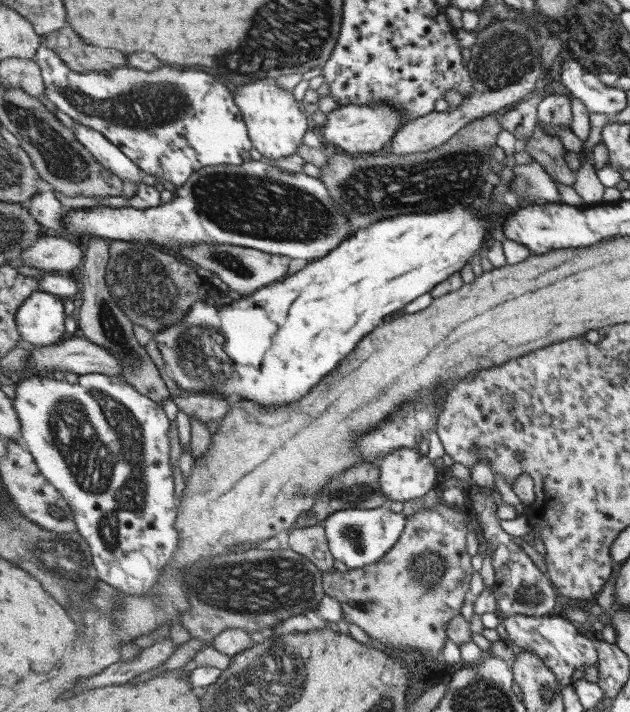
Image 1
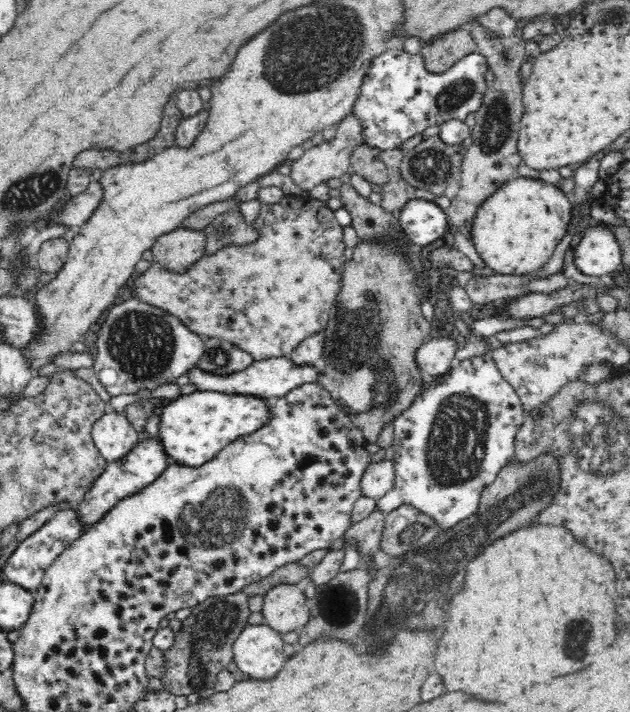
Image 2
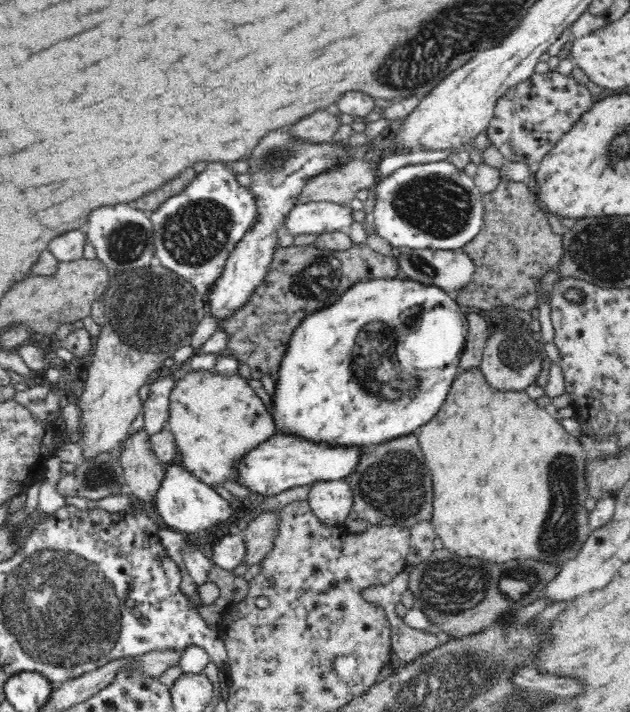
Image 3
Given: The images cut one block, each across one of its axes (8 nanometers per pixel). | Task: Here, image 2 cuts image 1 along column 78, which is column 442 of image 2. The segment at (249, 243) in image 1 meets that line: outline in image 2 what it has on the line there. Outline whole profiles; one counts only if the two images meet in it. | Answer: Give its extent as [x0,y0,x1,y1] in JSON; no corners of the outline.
[396,200,450,250]

